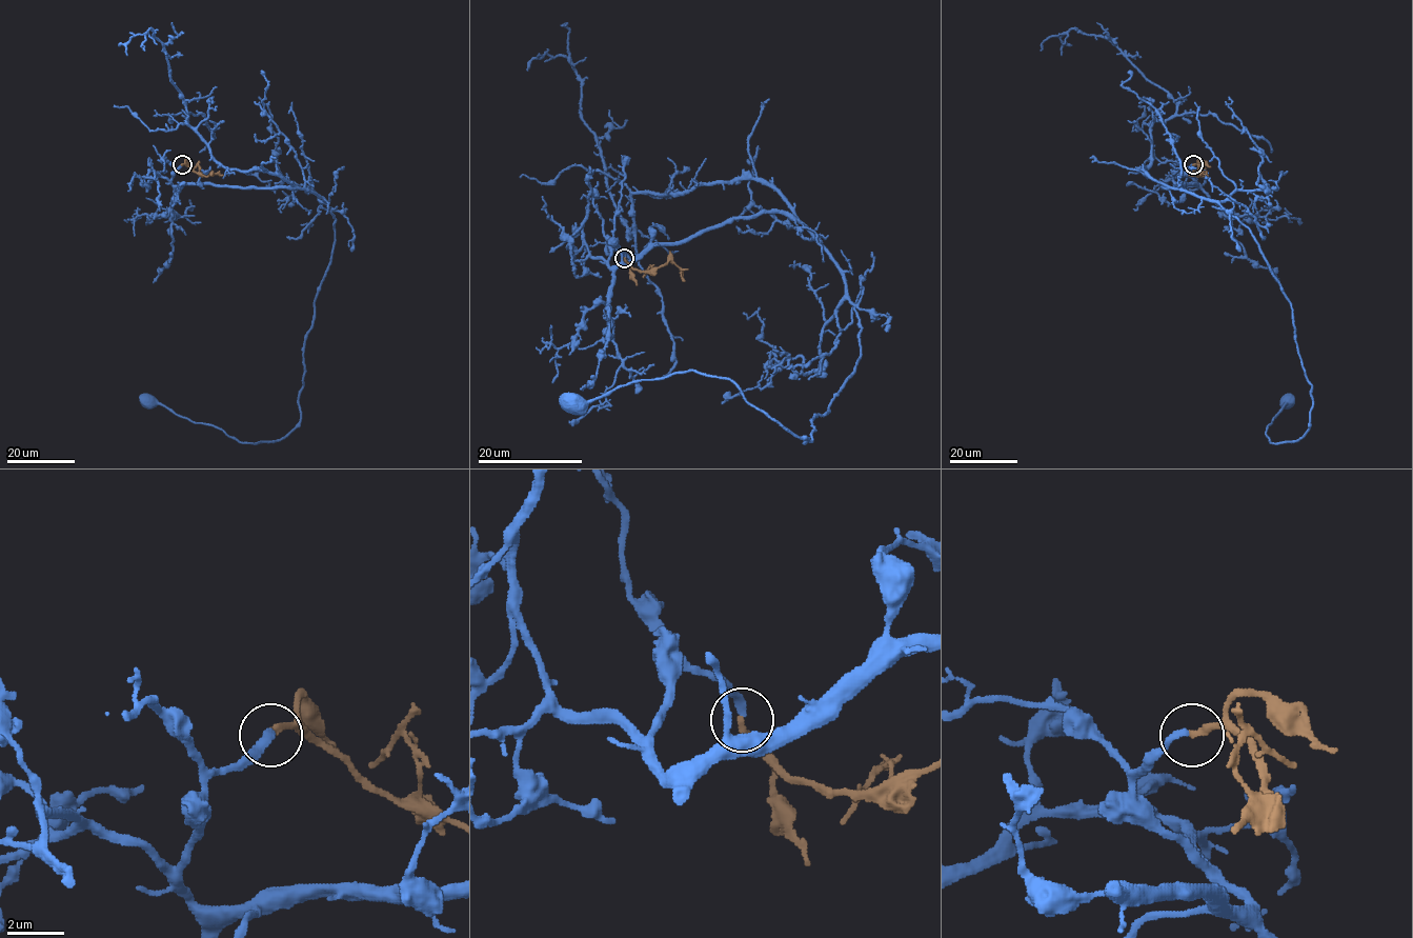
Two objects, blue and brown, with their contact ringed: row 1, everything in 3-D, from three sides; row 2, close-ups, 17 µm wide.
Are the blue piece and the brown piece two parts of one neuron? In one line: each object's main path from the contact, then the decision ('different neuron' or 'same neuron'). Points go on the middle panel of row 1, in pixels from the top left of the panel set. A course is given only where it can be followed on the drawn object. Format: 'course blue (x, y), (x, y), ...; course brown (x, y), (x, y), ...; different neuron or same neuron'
course blue (625, 257), (613, 247), (608, 265), (791, 214), (840, 272), (861, 356), (805, 442), (693, 371), (576, 403); course brown (625, 258), (644, 272), (652, 272), (669, 261), (681, 270), (685, 280); same neuron

